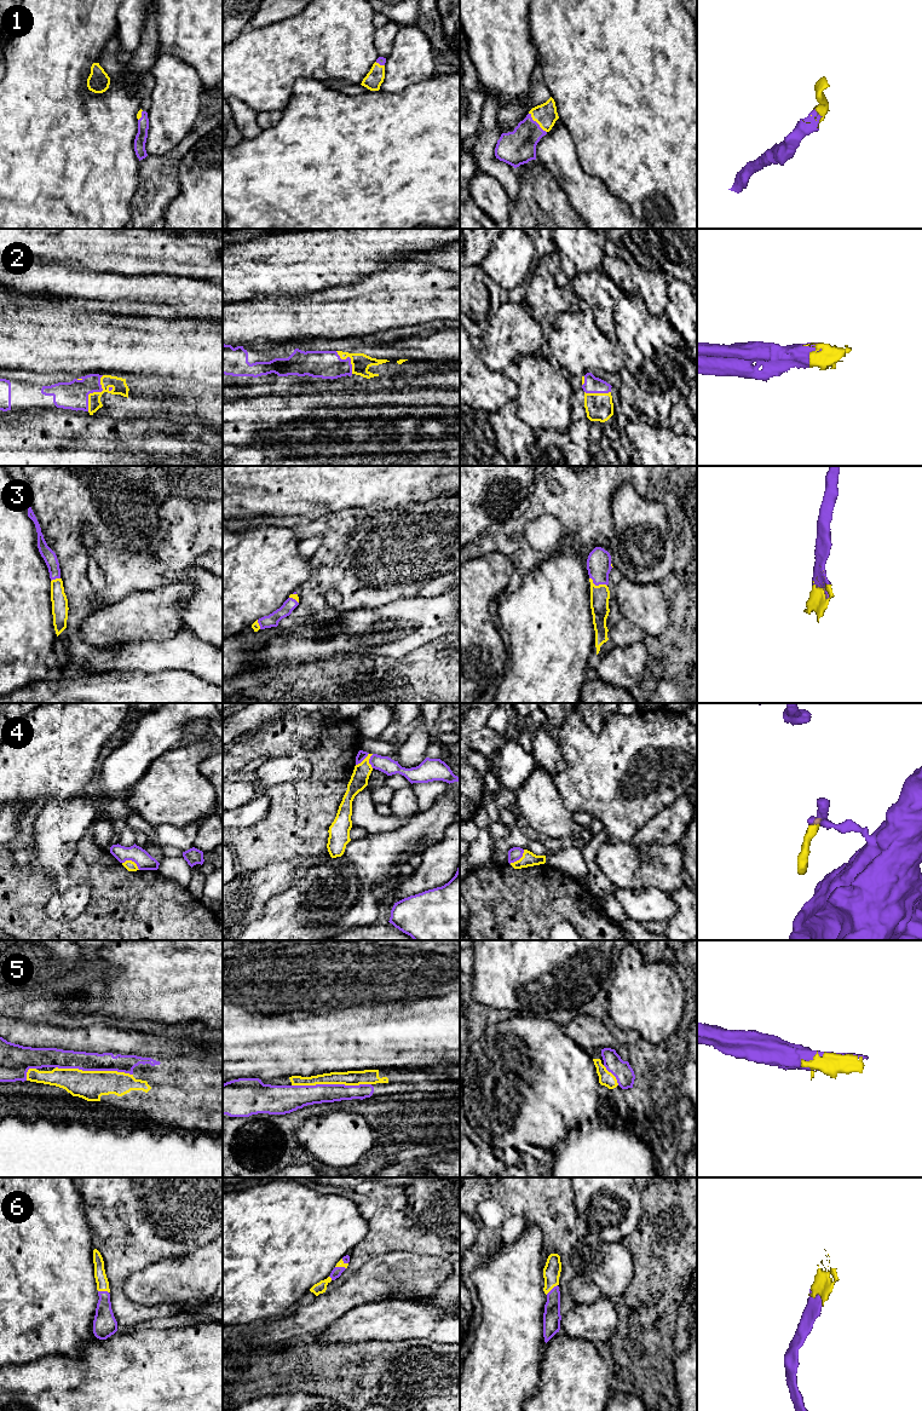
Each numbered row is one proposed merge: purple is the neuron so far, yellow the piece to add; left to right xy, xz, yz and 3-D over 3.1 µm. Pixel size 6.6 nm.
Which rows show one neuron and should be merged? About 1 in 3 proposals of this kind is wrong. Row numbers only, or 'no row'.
1, 2, 3, 5, 6

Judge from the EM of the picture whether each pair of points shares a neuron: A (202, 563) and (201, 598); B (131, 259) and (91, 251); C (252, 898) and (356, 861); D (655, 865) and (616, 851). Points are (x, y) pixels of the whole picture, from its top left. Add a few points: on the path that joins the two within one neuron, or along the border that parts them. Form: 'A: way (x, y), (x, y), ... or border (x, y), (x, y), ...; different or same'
A: border (190, 566), (209, 572); different
B: way (121, 251), (101, 251); same
C: border (312, 865), (300, 869), (283, 891), (268, 900); different
D: way (645, 865), (631, 865), (626, 861); same

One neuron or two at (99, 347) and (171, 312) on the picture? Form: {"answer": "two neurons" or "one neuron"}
{"answer": "two neurons"}

